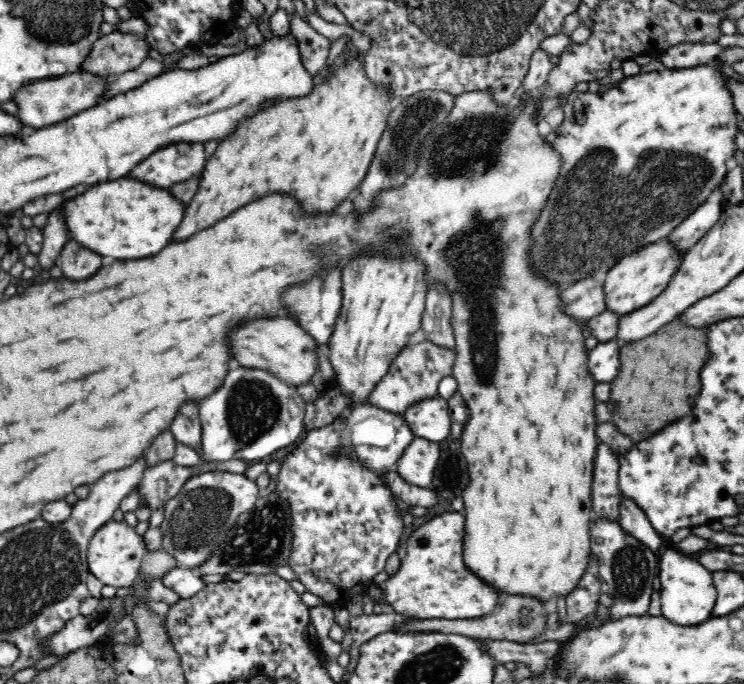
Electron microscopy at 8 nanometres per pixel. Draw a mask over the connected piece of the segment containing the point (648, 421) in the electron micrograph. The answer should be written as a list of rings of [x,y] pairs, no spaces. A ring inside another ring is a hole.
[[[678,316],[650,336],[620,345],[620,371],[610,382],[611,394],[606,404],[610,422],[634,443],[655,436],[675,420],[690,416],[700,392],[700,370],[710,354],[704,328],[690,328]]]

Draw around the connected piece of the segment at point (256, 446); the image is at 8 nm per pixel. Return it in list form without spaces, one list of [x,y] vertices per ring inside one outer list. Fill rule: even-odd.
[[[234,366],[222,386],[200,400],[202,461],[261,461],[280,448],[297,444],[304,428],[305,402],[296,388],[259,368]]]

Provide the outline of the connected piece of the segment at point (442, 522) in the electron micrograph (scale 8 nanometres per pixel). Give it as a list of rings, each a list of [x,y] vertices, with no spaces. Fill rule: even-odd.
[[[447,511],[418,527],[407,540],[406,555],[396,574],[383,584],[386,600],[394,613],[418,620],[430,618],[478,618],[498,606],[498,592],[470,572],[462,560],[464,514]]]

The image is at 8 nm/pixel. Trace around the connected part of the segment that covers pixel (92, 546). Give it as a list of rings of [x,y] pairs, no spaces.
[[[108,521],[100,527],[90,539],[87,548],[87,563],[89,572],[94,574],[106,587],[114,587],[116,590],[127,590],[132,587],[140,564],[148,549],[142,541],[143,536],[136,533],[136,529],[124,521]]]

